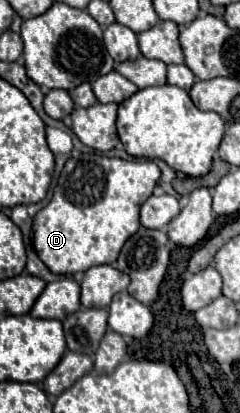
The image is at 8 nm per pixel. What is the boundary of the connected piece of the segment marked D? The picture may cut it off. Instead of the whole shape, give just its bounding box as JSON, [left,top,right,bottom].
[34,153,160,275]

